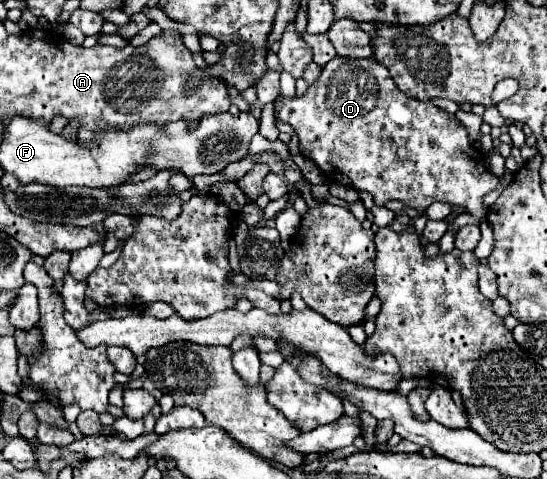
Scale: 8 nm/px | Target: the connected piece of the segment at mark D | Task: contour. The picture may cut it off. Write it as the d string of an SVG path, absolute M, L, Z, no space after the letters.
M335 56L323 66L321 76L307 88L303 96L295 96L281 104L277 118L289 124L299 136L301 156L313 160L323 170L325 182L337 182L355 190L365 190L373 196L377 206L391 200L405 202L409 208L425 212L435 200L459 204L467 208L477 220L485 218L483 196L491 192L499 178L485 166L483 152L475 150L467 140L467 130L455 118L437 108L433 102L419 102L407 98L389 76L389 70L373 58L343 58Z

